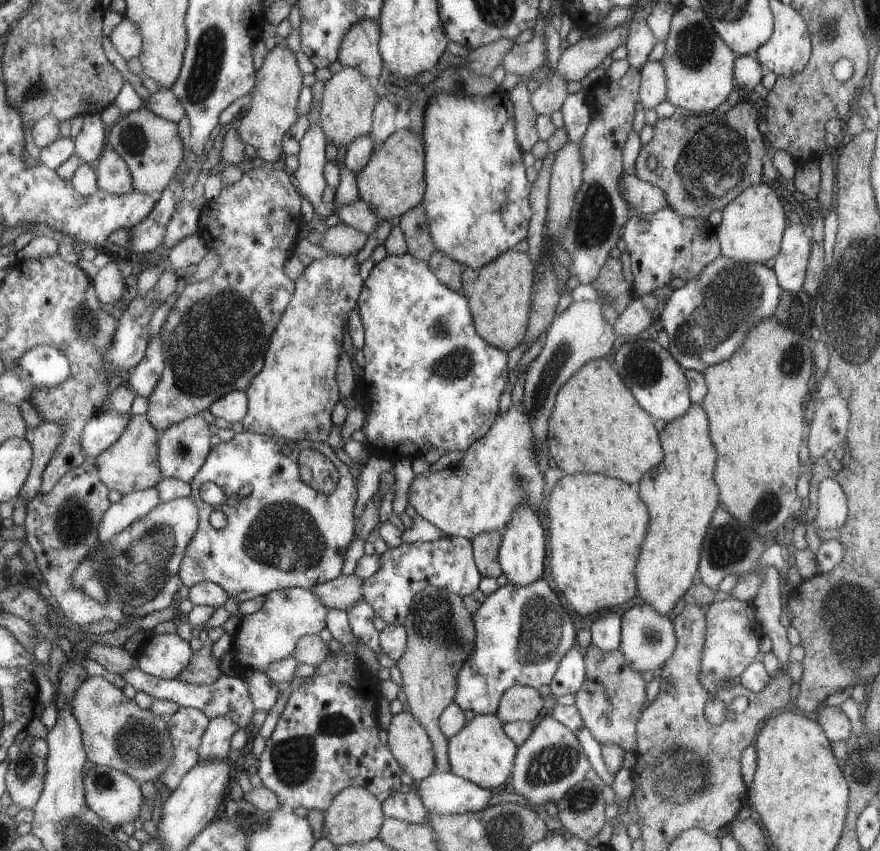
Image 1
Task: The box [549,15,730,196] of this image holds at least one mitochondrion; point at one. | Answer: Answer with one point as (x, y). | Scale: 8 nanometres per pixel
(694, 44)

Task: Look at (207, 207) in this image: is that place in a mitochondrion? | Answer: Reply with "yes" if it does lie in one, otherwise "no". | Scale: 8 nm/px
no

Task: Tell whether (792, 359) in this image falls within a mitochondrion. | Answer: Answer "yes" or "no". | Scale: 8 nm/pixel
yes

